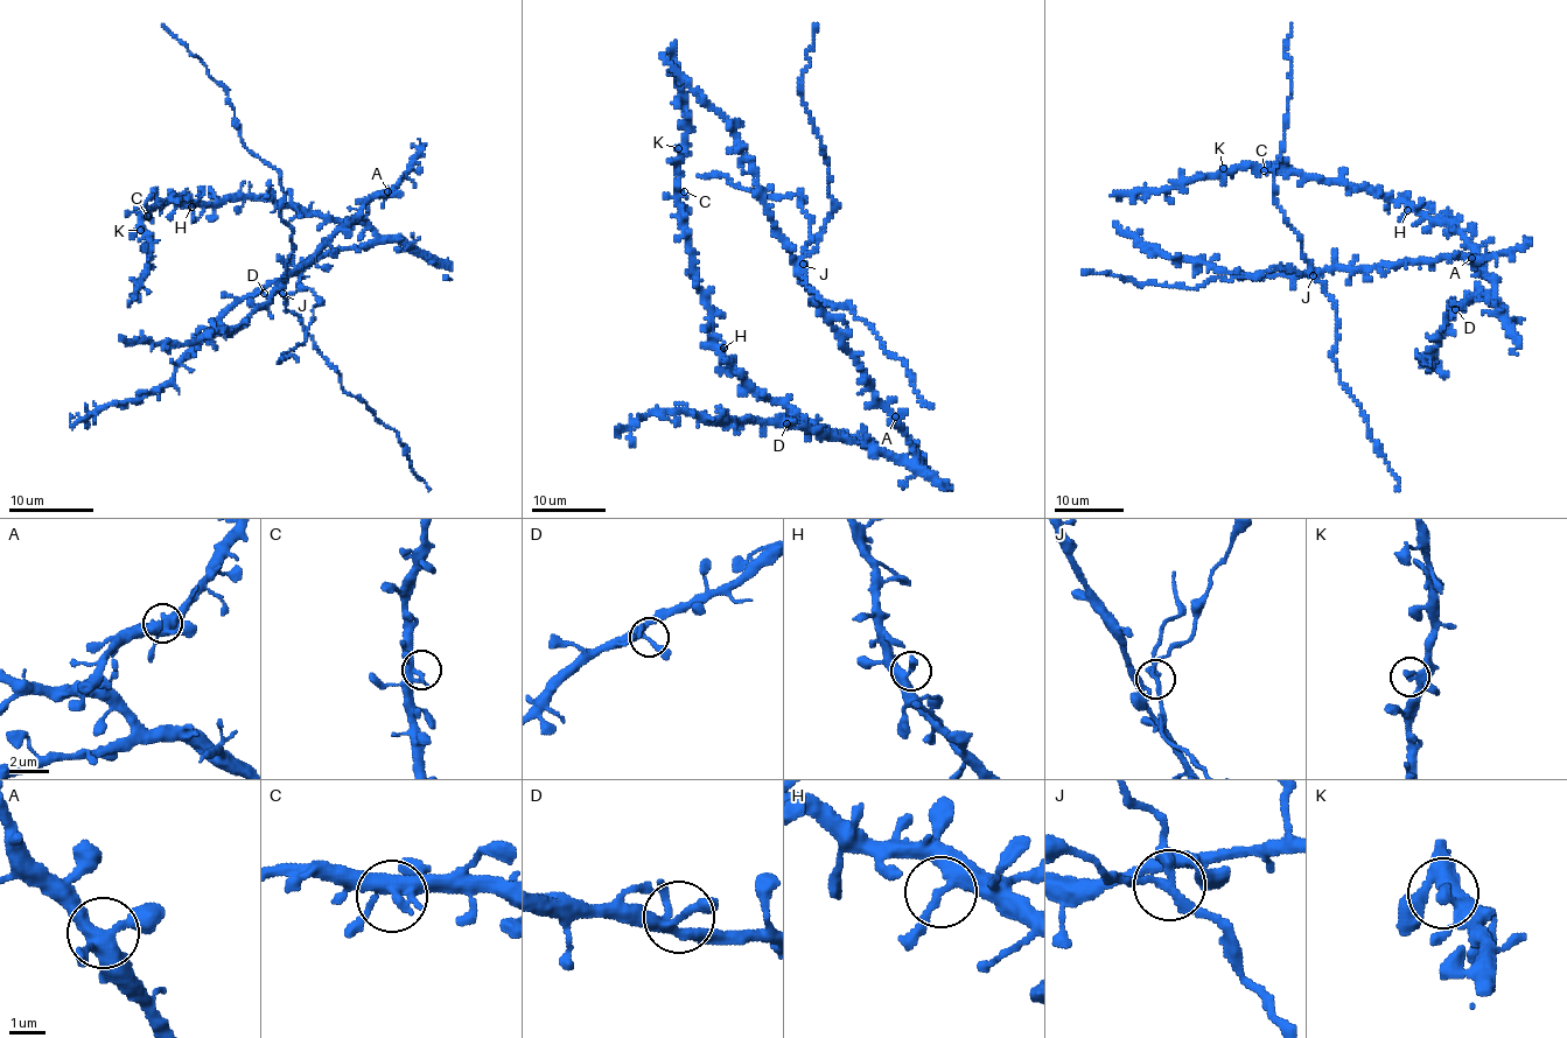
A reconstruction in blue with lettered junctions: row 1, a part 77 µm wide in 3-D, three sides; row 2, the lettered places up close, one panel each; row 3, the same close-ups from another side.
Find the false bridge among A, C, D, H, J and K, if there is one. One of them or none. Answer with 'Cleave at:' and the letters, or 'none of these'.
Cleave at: none of these

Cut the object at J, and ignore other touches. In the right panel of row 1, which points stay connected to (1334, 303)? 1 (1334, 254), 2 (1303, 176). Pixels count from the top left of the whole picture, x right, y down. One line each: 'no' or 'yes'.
1: yes
2: yes

